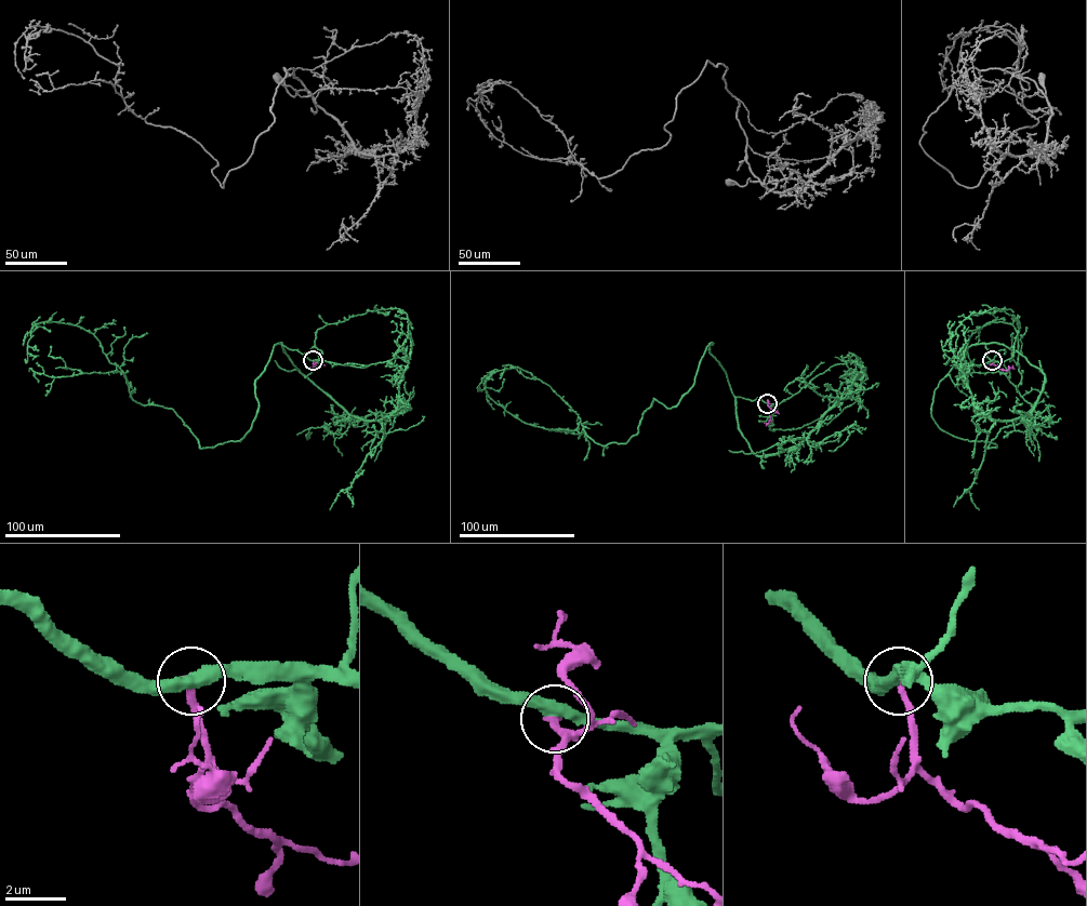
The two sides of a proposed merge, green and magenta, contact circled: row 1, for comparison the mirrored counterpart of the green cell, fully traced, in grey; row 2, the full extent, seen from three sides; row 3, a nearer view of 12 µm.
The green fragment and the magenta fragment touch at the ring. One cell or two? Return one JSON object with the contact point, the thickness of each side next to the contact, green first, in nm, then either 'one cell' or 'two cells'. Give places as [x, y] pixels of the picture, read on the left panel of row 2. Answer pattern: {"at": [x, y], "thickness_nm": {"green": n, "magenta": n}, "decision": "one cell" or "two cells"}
{"at": [313, 360], "thickness_nm": {"green": 400, "magenta": 240}, "decision": "two cells"}

